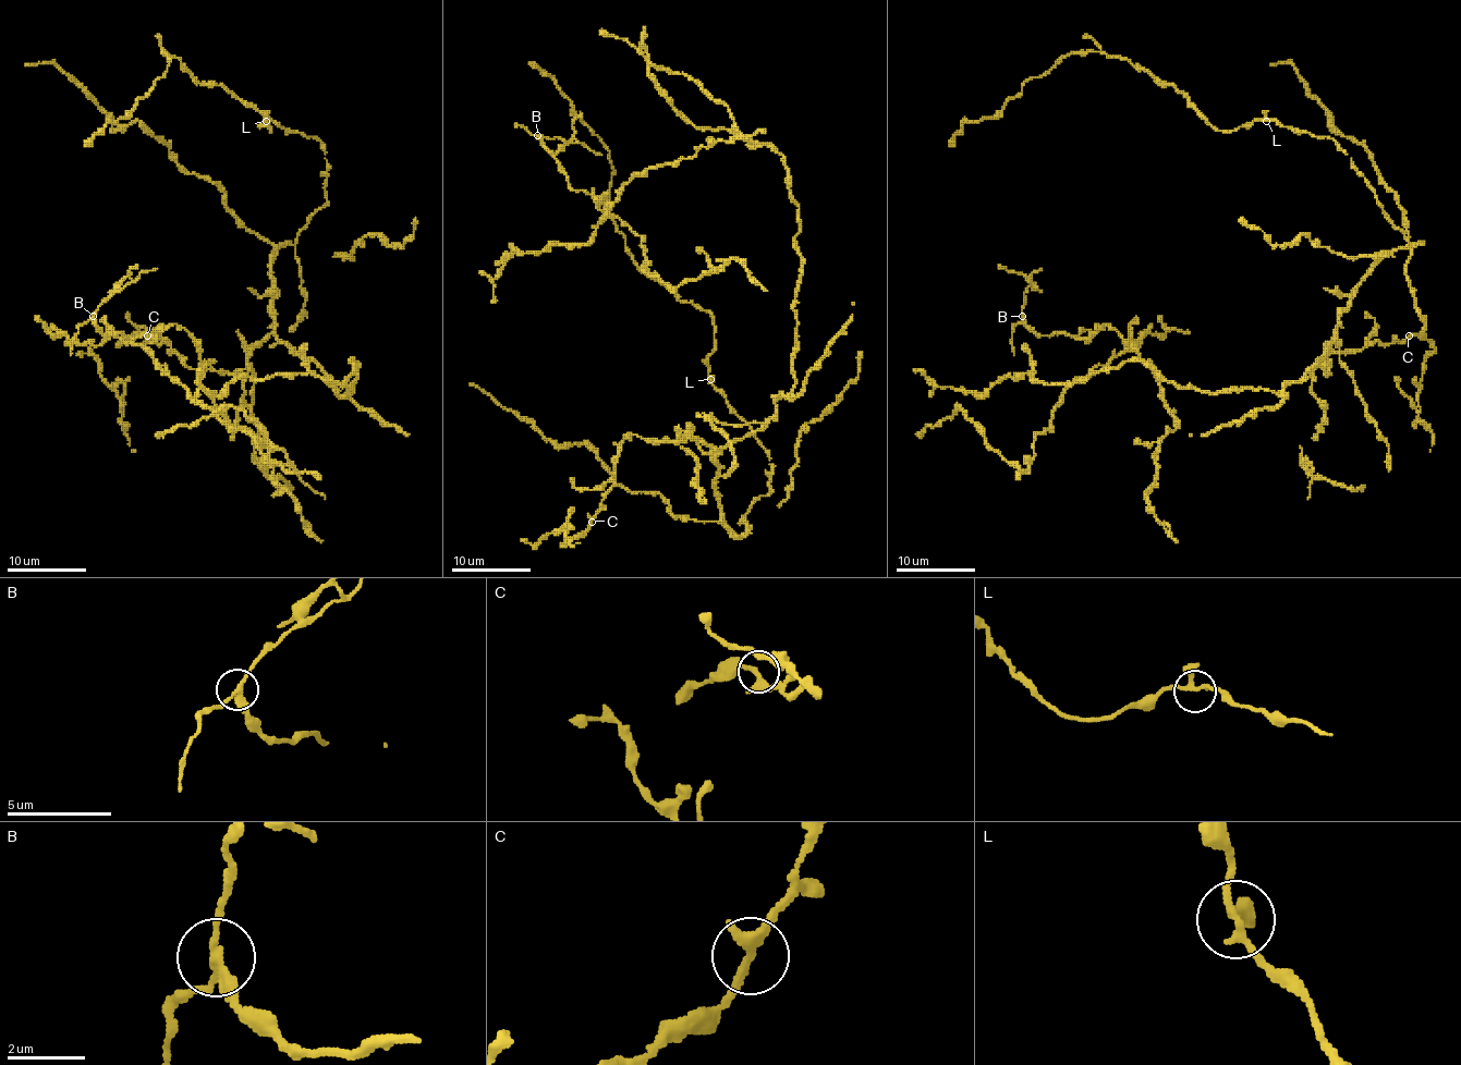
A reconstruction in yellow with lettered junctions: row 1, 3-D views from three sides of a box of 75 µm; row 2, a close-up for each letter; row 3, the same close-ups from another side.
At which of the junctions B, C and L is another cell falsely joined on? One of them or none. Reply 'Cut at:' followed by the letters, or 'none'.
Cut at: B

